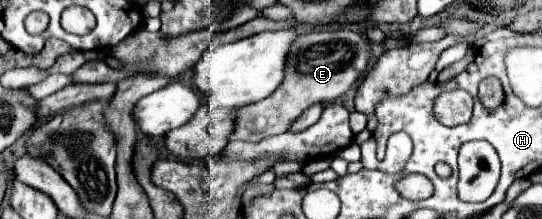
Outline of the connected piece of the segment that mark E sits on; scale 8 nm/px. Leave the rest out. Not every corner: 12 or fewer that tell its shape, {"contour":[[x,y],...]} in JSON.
{"contour":[[352,30],[292,42],[284,82],[234,112],[230,140],[286,132],[366,70],[370,42]]}

